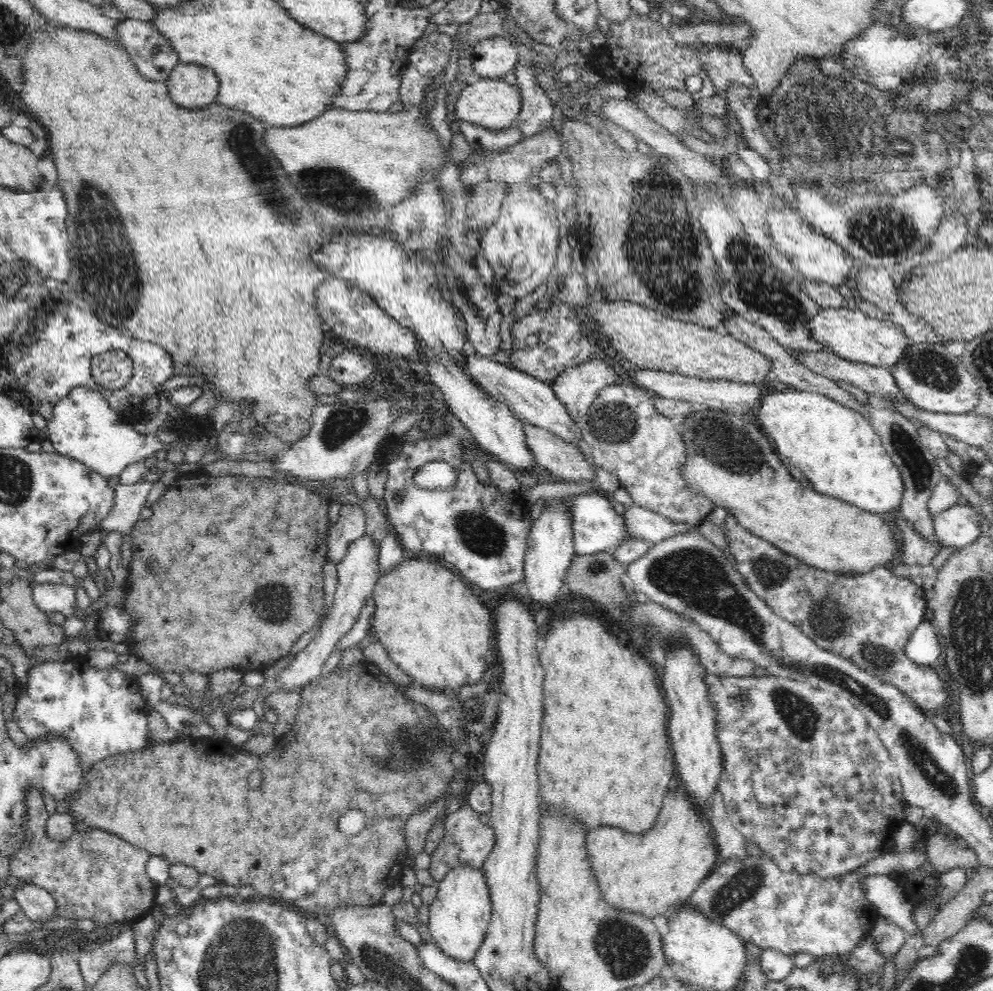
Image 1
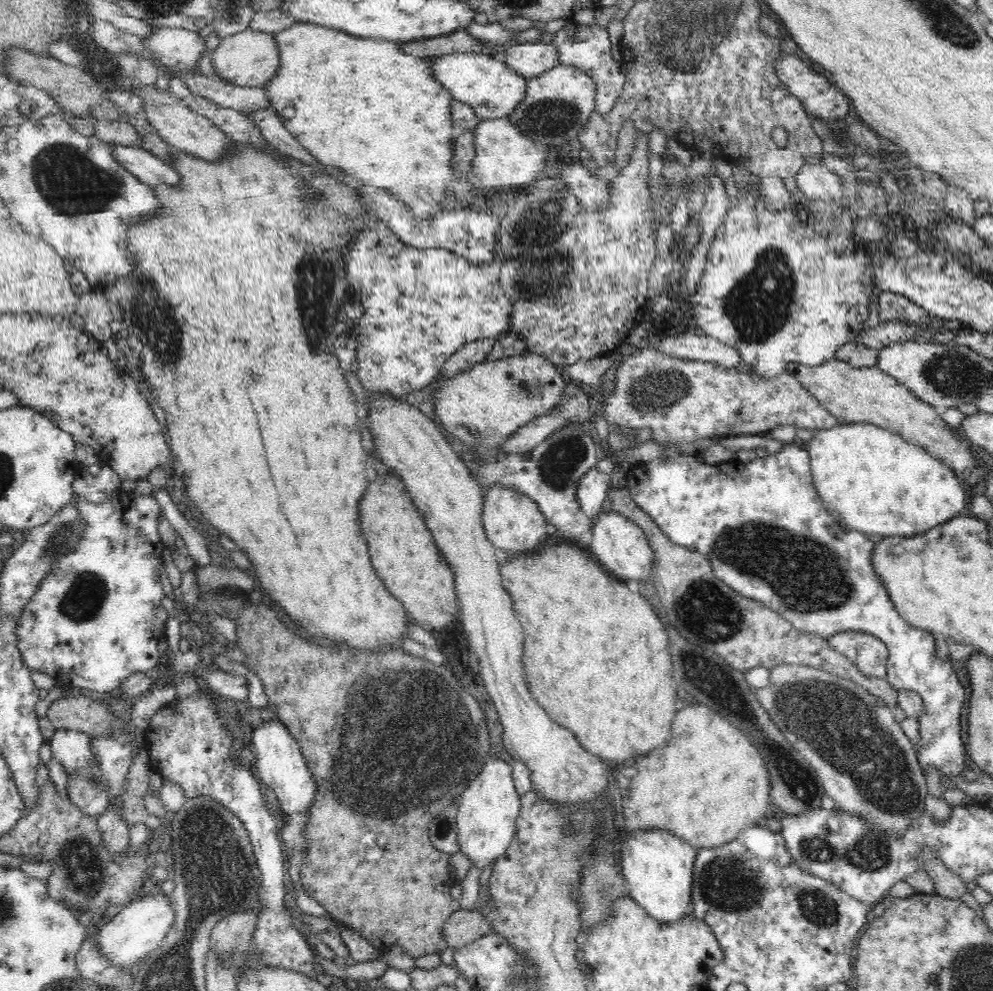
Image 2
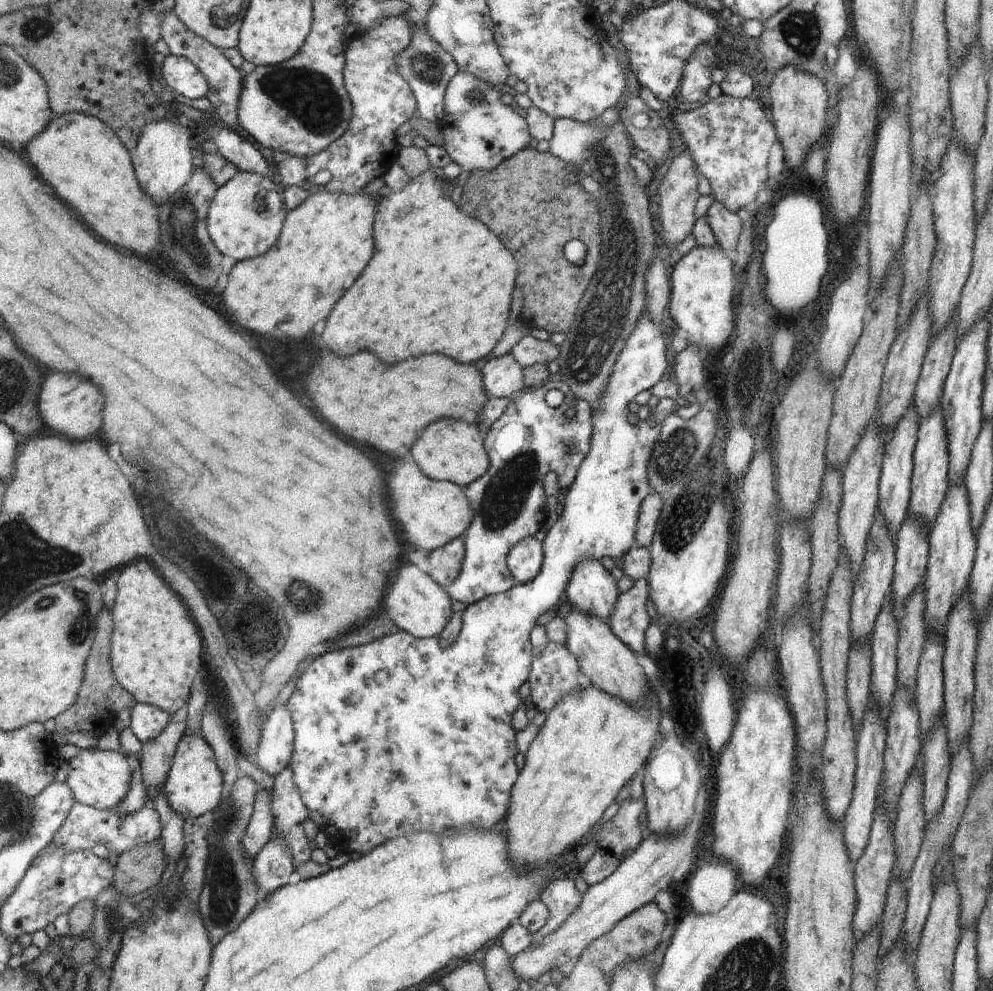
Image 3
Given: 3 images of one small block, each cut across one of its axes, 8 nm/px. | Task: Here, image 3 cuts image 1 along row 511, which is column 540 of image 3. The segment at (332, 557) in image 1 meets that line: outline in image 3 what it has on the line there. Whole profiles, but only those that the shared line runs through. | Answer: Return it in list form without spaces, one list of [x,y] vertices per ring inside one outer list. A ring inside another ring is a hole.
[[[530,334],[523,336],[510,351],[514,360],[522,369],[535,364],[545,365],[557,360],[560,356],[560,346],[555,346],[550,341],[542,341]]]

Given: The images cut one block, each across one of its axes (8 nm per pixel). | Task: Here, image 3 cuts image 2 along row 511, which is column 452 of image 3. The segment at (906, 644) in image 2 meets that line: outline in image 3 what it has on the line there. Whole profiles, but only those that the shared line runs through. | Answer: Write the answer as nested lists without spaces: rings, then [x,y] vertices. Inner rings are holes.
[[[646,312],[640,314],[634,330],[630,332],[630,338],[626,340],[614,368],[612,374],[608,378],[608,384],[602,392],[602,400],[600,406],[592,412],[592,434],[590,450],[584,458],[584,462],[578,467],[576,478],[569,489],[563,491],[561,500],[564,502],[564,510],[557,522],[550,528],[544,541],[542,542],[542,550],[544,550],[544,560],[542,568],[538,576],[532,582],[526,584],[518,583],[512,586],[506,592],[494,594],[472,603],[463,611],[463,623],[460,629],[460,634],[456,638],[456,642],[448,648],[442,648],[438,642],[438,637],[432,638],[416,638],[406,631],[399,631],[395,634],[384,636],[380,639],[375,639],[368,644],[357,647],[346,647],[333,652],[319,653],[314,660],[308,661],[306,669],[299,675],[296,688],[290,694],[287,701],[286,710],[290,714],[293,722],[294,731],[294,752],[292,753],[290,768],[294,773],[294,784],[298,787],[300,798],[308,809],[308,817],[312,819],[320,831],[325,832],[327,836],[337,844],[342,850],[352,853],[360,852],[368,854],[377,846],[386,844],[388,840],[404,836],[405,834],[416,832],[432,832],[438,836],[450,836],[452,830],[490,830],[494,824],[498,824],[504,819],[508,806],[510,806],[510,792],[516,782],[519,770],[516,767],[514,758],[519,750],[516,746],[516,732],[512,728],[513,714],[520,708],[523,708],[524,700],[520,698],[520,686],[527,682],[530,676],[532,664],[532,645],[530,644],[530,630],[537,625],[538,618],[556,608],[556,604],[562,596],[562,592],[566,592],[568,580],[572,576],[574,566],[578,566],[582,560],[598,560],[598,562],[613,561],[614,558],[622,558],[630,546],[635,541],[634,530],[636,530],[636,522],[638,522],[638,513],[640,505],[646,496],[654,493],[654,488],[650,486],[648,474],[646,474],[646,466],[650,460],[650,454],[656,440],[660,438],[662,432],[662,422],[675,412],[678,403],[670,399],[659,400],[656,407],[652,409],[652,416],[648,420],[640,420],[634,425],[628,422],[628,404],[634,401],[636,394],[650,390],[655,384],[660,382],[660,378],[670,369],[666,357],[666,344],[662,337],[659,324],[654,320],[650,320],[650,316]]]

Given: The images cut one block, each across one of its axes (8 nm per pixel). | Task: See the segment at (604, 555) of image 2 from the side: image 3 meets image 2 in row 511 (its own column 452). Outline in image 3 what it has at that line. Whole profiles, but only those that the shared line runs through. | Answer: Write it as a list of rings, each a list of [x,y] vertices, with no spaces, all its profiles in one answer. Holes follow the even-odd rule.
[[[406,562],[390,580],[390,586],[384,596],[384,615],[390,616],[400,631],[406,631],[416,638],[439,637],[440,632],[450,624],[450,618],[454,614],[451,605],[452,600],[448,598],[442,585],[434,582],[431,575],[424,573],[421,566]]]

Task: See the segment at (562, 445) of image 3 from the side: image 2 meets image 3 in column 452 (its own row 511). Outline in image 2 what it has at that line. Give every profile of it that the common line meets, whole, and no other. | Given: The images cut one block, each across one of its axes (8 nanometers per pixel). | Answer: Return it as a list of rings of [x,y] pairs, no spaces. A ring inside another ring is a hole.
[[[595,466],[592,467],[578,479],[576,494],[580,508],[588,516],[598,517],[610,488],[610,475],[599,472]]]

